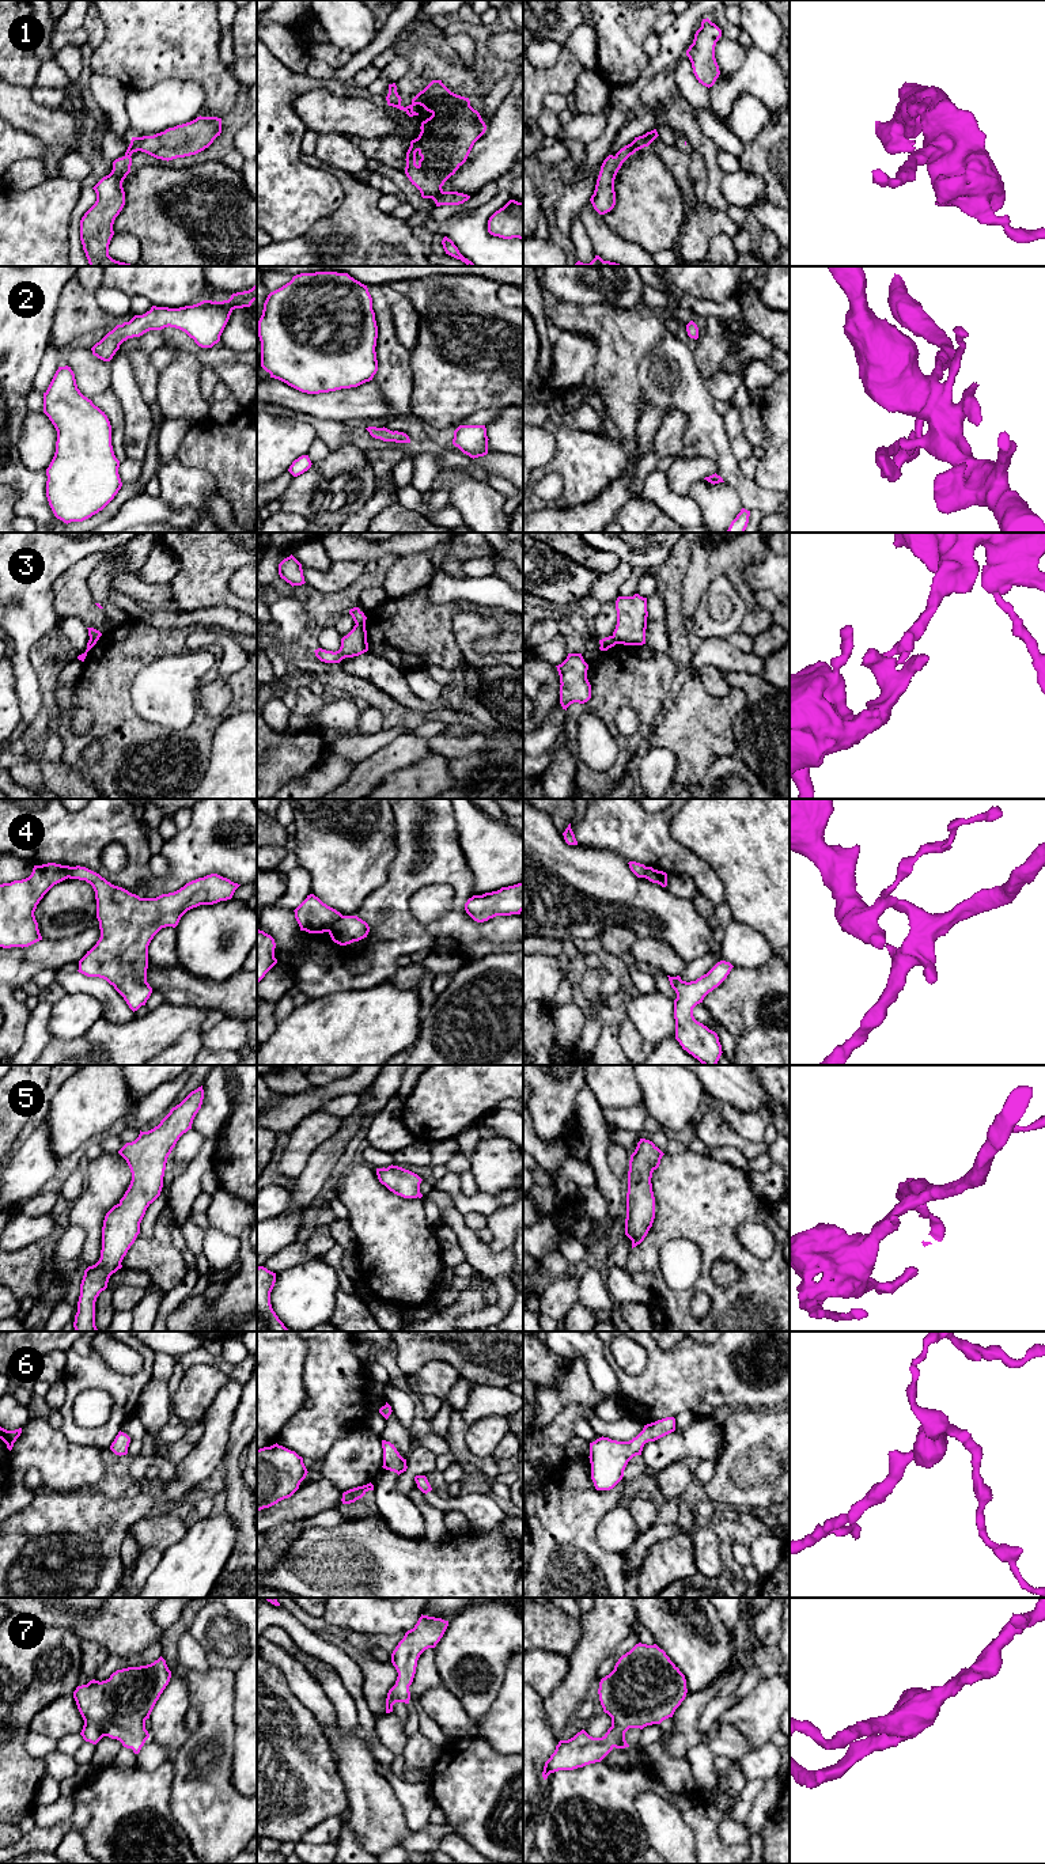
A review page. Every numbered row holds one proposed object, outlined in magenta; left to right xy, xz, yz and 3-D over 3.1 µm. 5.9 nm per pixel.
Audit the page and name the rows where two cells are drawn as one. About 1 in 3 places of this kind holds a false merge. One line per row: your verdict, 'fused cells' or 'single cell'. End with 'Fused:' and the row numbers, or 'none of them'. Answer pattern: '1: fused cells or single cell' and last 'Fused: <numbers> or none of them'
1: single cell
2: single cell
3: fused cells
4: fused cells
5: single cell
6: single cell
7: single cell
Fused: 3, 4

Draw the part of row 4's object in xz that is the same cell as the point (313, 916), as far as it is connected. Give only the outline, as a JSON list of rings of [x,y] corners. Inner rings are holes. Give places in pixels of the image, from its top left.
[[[314,894],[307,895],[294,912],[300,931],[308,933],[329,932],[330,927],[342,917],[340,912],[323,903]]]

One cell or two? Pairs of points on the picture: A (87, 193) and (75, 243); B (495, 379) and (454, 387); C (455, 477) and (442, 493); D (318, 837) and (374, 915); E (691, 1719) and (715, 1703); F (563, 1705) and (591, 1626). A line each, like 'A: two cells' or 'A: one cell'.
A: one cell
B: one cell
C: two cells
D: two cells
E: two cells
F: one cell

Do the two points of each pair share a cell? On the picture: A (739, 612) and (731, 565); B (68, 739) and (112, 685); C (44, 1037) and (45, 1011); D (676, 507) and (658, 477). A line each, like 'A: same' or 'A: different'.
A: different
B: same
C: same
D: same

